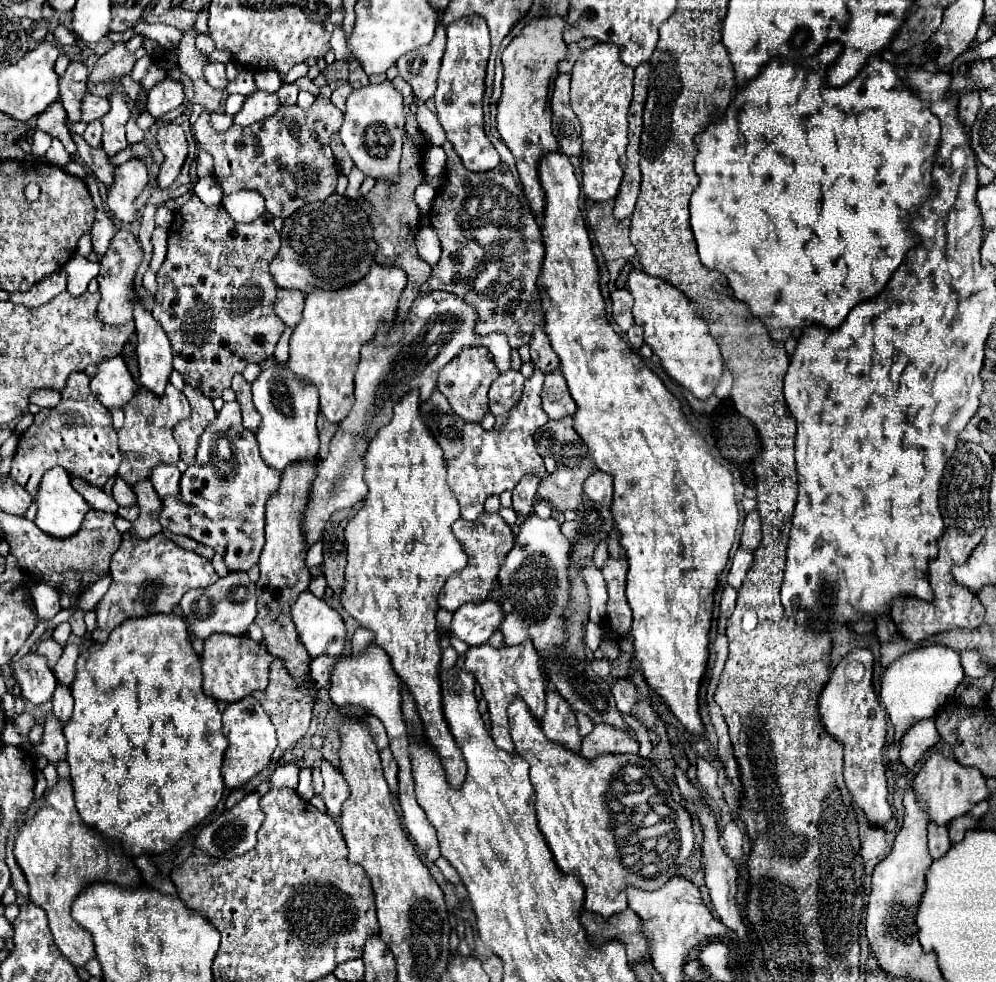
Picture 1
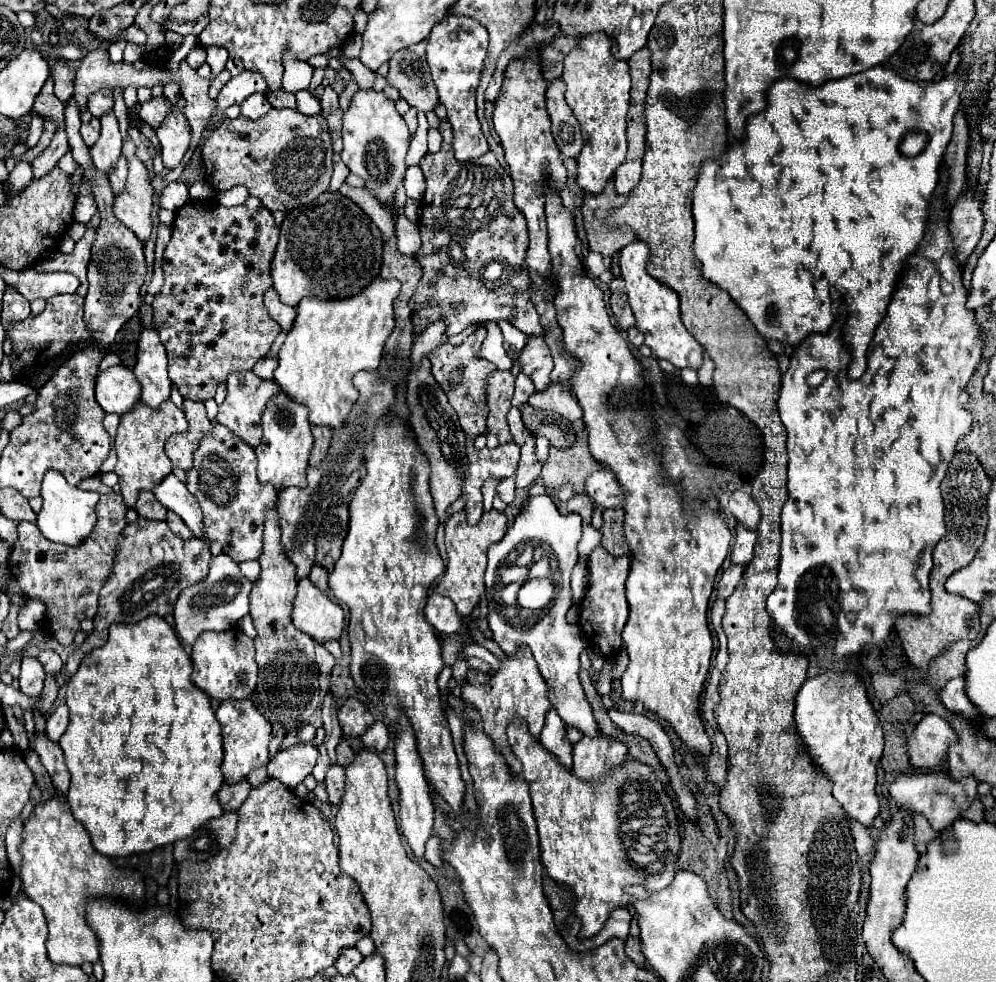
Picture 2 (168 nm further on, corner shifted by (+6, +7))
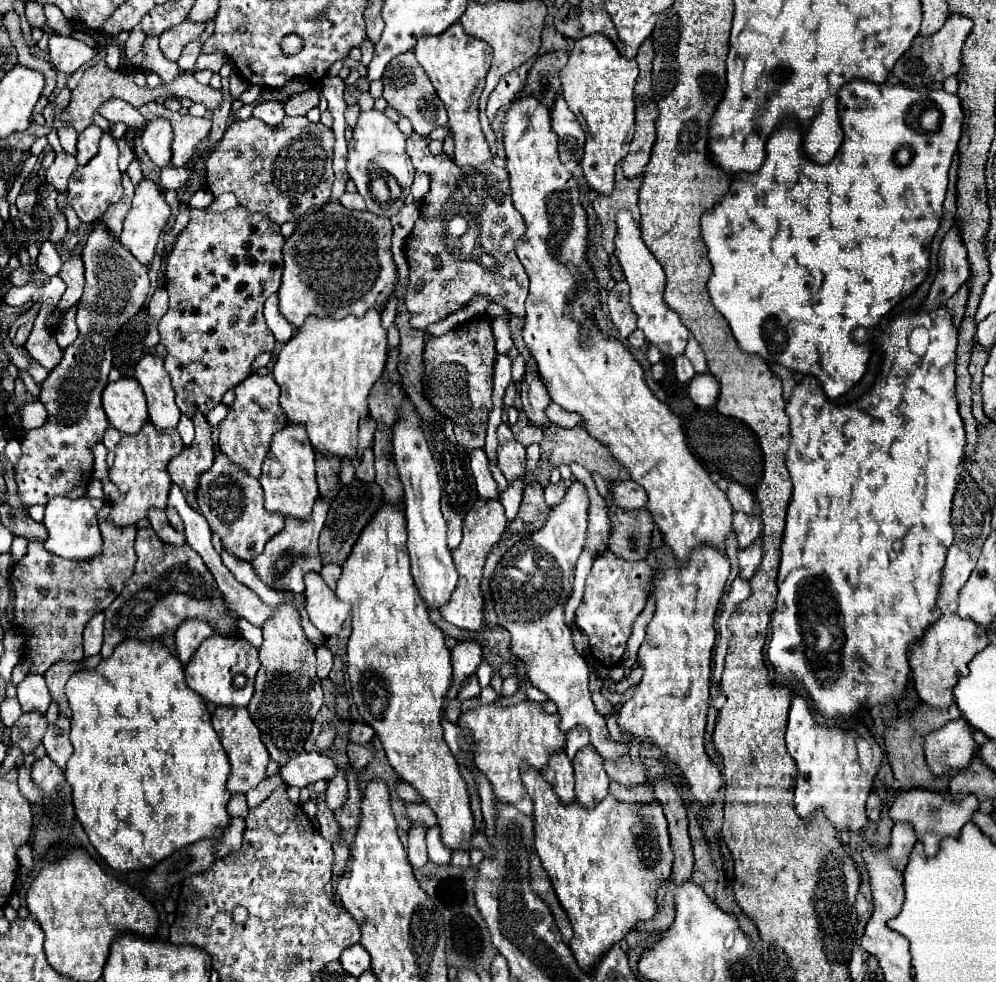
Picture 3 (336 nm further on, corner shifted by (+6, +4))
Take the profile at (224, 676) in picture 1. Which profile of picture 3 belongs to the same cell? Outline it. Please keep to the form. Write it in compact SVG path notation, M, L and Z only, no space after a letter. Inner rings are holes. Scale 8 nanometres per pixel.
M214 634L200 644L184 674L188 688L198 692L206 702L214 702L216 706L248 706L254 694L254 678L258 668L258 650L252 648L252 644L248 644L244 638Z

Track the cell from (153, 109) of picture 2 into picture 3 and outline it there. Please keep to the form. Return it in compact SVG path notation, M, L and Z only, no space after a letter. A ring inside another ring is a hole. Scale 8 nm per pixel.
M152 120L148 122L148 128L144 128L142 134L142 146L148 154L148 158L160 166L166 168L170 164L172 158L172 126L168 124L168 120Z

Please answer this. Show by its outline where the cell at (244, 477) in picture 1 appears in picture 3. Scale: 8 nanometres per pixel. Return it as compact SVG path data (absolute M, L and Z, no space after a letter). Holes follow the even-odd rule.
M222 452L216 454L214 466L204 472L204 476L200 476L196 498L202 516L210 524L210 530L218 532L224 548L228 548L240 560L250 562L264 550L264 544L284 528L284 520L280 520L280 516L272 516L272 512L264 508L264 492L260 482L232 466L232 462L224 458Z

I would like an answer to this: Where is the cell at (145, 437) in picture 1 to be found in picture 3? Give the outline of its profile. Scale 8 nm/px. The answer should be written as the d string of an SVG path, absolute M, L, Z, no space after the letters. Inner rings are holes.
M150 422L144 424L144 428L136 436L124 436L120 444L116 446L116 460L110 466L110 480L118 486L120 498L112 504L112 512L108 514L108 522L114 526L126 528L136 526L138 520L148 516L148 508L166 508L168 504L168 492L172 486L172 480L168 476L168 462L182 452L184 444L180 440L180 434L176 430L156 430Z

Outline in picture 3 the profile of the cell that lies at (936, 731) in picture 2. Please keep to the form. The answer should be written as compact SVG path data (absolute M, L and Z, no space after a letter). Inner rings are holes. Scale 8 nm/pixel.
M958 718L948 722L944 728L928 734L926 760L934 776L964 770L970 766L978 750L972 732L972 726L964 718Z

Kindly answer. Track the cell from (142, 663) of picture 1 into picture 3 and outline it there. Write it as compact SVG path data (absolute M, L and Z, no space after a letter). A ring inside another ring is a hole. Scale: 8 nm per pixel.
M124 640L122 644L116 646L114 654L106 660L102 660L94 670L80 670L70 676L66 682L66 696L72 708L72 732L70 732L70 742L74 746L74 754L68 760L66 768L66 778L70 780L72 792L74 792L74 810L76 818L84 826L84 832L88 834L92 846L98 850L98 854L106 860L106 864L116 870L116 872L130 872L130 870L142 870L150 868L164 858L168 858L172 852L190 846L202 838L220 838L224 828L230 824L232 816L226 810L226 804L230 800L230 792L226 788L226 780L230 774L230 764L228 756L220 744L220 738L216 736L210 714L206 710L206 702L192 692L186 682L184 682L184 666L180 664L178 658L170 654L170 650L160 642L152 644L140 644L136 640Z

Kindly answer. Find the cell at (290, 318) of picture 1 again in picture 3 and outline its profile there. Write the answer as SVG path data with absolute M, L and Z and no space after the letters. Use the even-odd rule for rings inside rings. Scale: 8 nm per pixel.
M276 294L268 296L268 300L264 302L264 318L266 318L270 332L274 334L274 338L278 342L288 342L294 336L294 332L296 332L294 326L290 326L288 320L278 310L278 296Z

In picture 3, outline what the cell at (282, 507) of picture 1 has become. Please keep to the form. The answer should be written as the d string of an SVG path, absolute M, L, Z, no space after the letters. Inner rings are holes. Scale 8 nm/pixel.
M292 604L274 608L274 616L262 626L264 642L260 646L260 670L256 676L256 692L248 704L250 716L260 730L262 742L270 758L284 766L292 756L304 752L306 738L312 732L312 720L322 706L322 686L316 676L314 644L308 642L298 612Z

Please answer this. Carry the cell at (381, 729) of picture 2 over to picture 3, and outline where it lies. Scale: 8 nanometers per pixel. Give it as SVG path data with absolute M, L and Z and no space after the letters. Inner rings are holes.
M354 722L350 726L350 732L348 732L348 740L350 742L356 742L356 744L366 744L374 738L374 732L372 728L368 728L368 724L364 722Z

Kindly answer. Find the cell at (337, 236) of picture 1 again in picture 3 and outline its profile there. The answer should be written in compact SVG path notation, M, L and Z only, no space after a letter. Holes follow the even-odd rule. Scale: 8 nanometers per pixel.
M330 202L320 212L302 218L300 226L286 240L282 250L284 276L282 286L278 290L278 298L280 312L284 314L284 318L292 326L300 328L308 316L364 316L370 308L382 312L396 288L396 264L390 252L390 238L390 220L380 220L368 210L348 210L340 202ZM348 262L354 264L352 270L346 268Z

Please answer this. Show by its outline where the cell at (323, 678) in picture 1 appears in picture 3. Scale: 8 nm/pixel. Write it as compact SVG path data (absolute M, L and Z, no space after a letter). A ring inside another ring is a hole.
M326 646L316 648L316 664L318 664L318 678L320 680L328 678L330 670L332 670L332 652Z

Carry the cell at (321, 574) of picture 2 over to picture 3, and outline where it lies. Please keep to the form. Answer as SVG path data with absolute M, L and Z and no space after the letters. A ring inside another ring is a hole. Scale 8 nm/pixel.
M328 564L328 566L324 566L322 568L322 578L324 578L324 582L334 590L336 588L336 582L338 582L338 578L342 576L342 566L340 564Z

